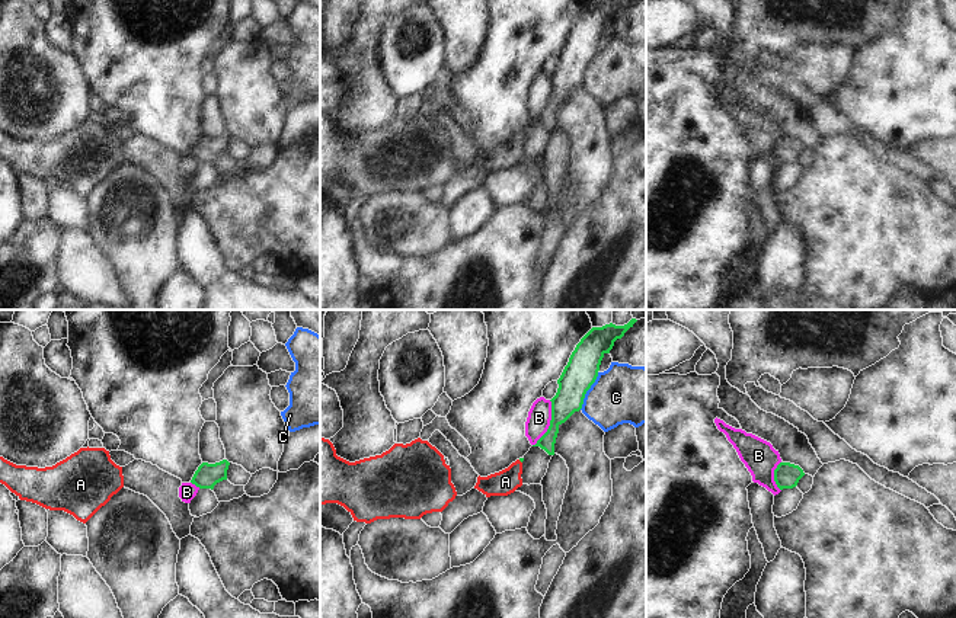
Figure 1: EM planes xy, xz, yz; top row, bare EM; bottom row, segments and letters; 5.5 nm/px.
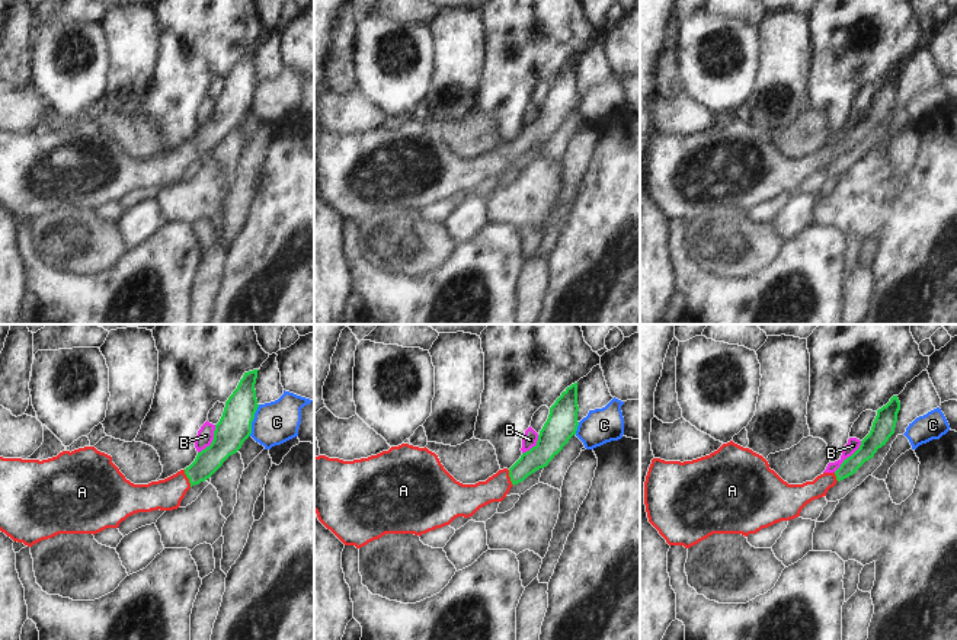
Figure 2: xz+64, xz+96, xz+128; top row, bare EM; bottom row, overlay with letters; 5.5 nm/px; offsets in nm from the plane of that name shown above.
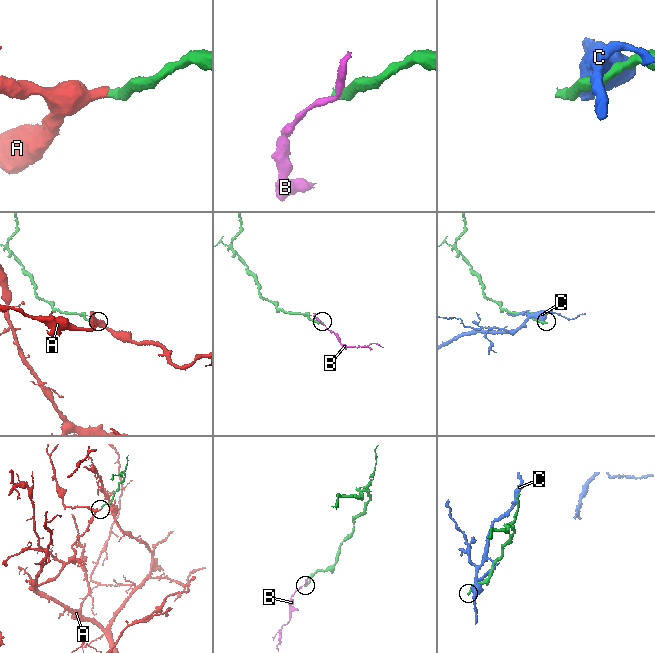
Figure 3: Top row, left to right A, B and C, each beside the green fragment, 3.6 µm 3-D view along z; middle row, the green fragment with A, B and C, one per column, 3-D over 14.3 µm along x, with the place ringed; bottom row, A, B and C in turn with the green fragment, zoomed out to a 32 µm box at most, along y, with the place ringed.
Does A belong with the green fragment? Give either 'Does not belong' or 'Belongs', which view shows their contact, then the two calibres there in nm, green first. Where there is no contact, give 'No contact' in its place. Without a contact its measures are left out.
Belongs. No contact.

